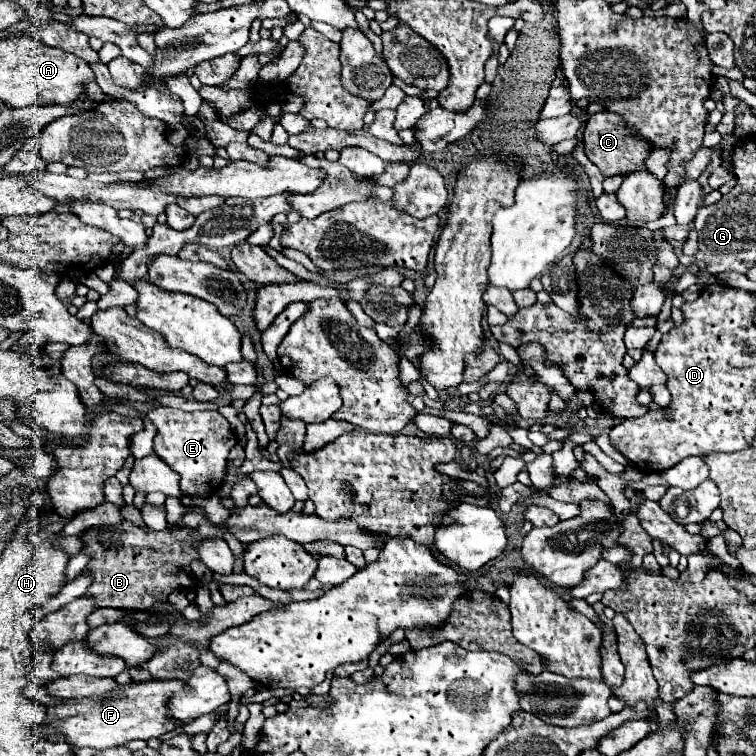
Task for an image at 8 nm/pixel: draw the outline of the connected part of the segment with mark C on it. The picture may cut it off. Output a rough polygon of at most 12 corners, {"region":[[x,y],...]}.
{"region":[[614,112],[592,114],[586,156],[602,176],[646,170],[650,142]]}

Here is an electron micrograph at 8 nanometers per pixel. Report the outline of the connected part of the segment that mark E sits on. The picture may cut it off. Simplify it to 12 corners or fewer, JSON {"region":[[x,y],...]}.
{"region":[[156,406],[154,452],[182,494],[218,492],[238,442],[220,412]]}

